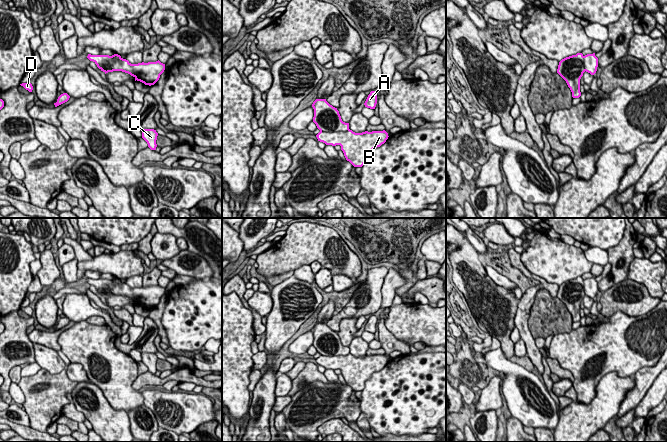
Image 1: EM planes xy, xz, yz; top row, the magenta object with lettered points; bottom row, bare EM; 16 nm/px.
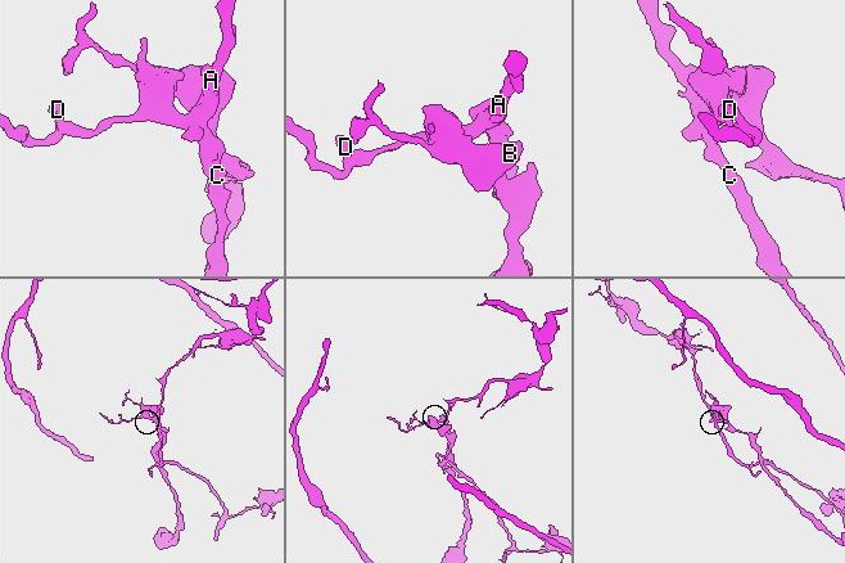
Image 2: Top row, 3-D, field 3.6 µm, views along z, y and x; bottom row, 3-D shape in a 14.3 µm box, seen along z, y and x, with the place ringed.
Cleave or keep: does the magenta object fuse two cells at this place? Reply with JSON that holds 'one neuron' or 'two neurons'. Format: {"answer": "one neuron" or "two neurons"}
{"answer": "one neuron"}

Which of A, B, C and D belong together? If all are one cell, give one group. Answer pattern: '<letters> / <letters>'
A B C D

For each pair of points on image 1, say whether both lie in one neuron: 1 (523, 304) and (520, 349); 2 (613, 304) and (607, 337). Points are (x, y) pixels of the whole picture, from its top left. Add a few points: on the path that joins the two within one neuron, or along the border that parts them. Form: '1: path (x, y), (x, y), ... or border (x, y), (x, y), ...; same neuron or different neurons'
1: border (521, 338), (527, 354); different neurons
2: border (635, 316), (629, 316), (616, 311), (607, 317); different neurons

